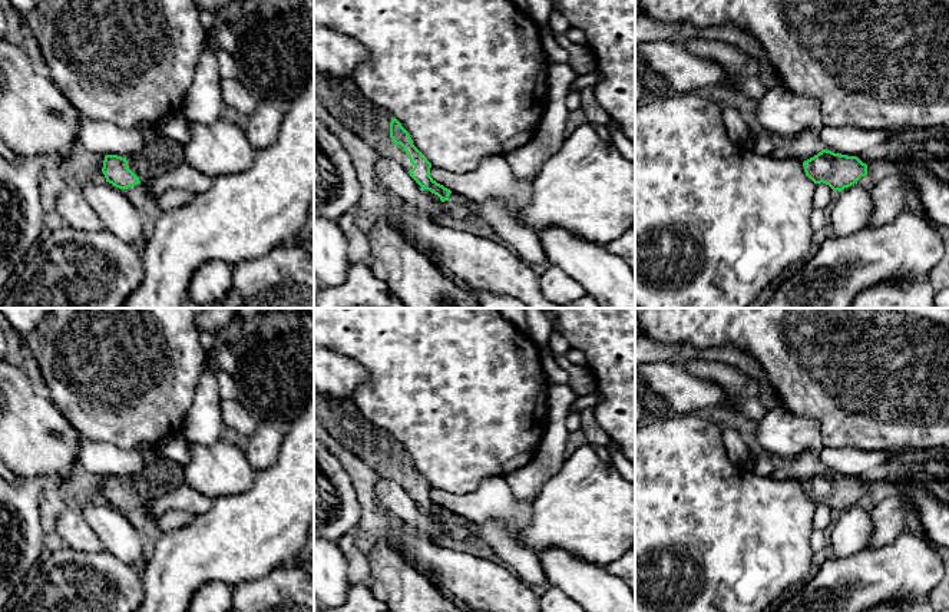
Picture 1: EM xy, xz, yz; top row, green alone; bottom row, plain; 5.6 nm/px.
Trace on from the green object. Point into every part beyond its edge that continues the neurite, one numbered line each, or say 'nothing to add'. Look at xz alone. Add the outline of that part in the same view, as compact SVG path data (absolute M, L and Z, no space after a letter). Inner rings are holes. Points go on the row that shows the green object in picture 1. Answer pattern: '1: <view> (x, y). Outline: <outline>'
1: xz (341, 98). Outline: M318 73L315 93L334 119L371 146L381 158L393 159L407 171L414 168L403 146L396 145L390 138L393 116L367 100L353 79Z

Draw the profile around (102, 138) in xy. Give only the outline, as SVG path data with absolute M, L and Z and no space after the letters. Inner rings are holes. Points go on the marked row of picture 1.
M86 118L80 120L77 148L83 148L92 153L128 158L142 150L146 145L146 130L140 125L126 129L110 122Z

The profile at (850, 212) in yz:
M859 183L844 188L829 209L836 236L849 236L870 226L873 204L869 192Z

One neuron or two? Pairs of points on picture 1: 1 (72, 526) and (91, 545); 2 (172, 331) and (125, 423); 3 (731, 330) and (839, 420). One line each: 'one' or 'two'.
1: one
2: one
3: one

